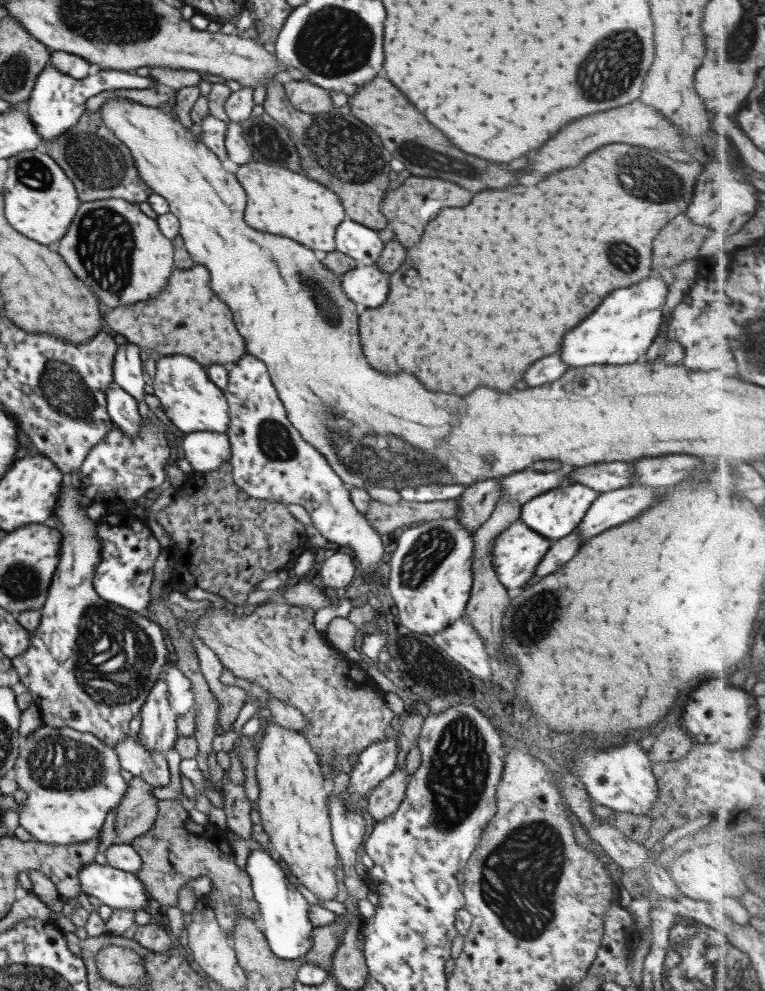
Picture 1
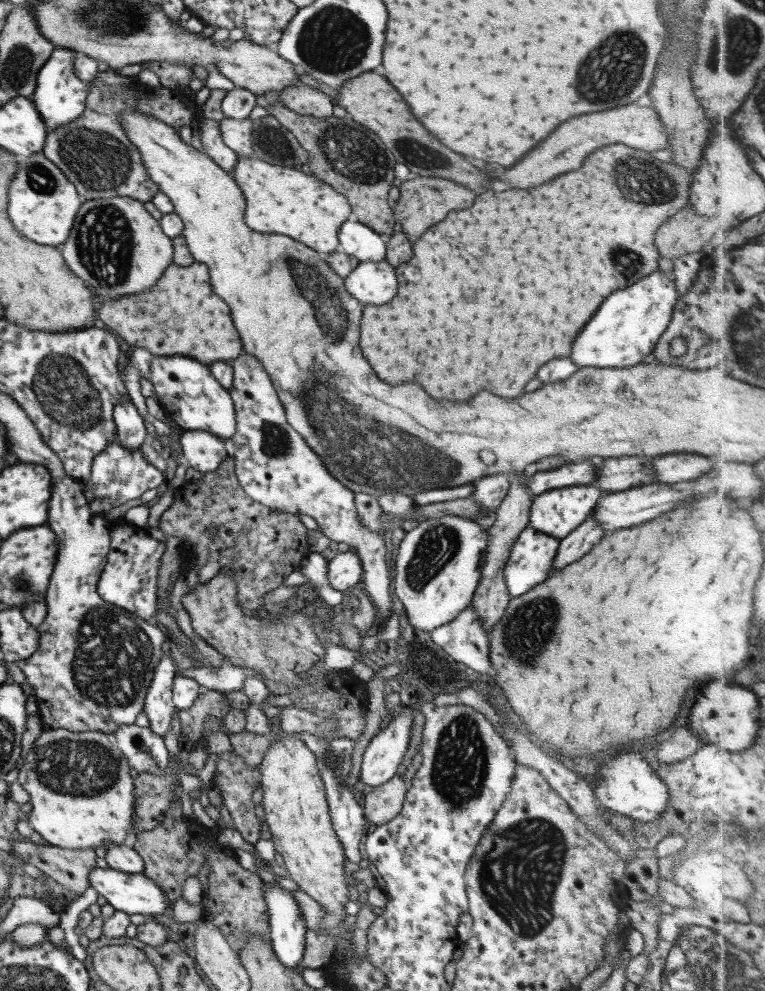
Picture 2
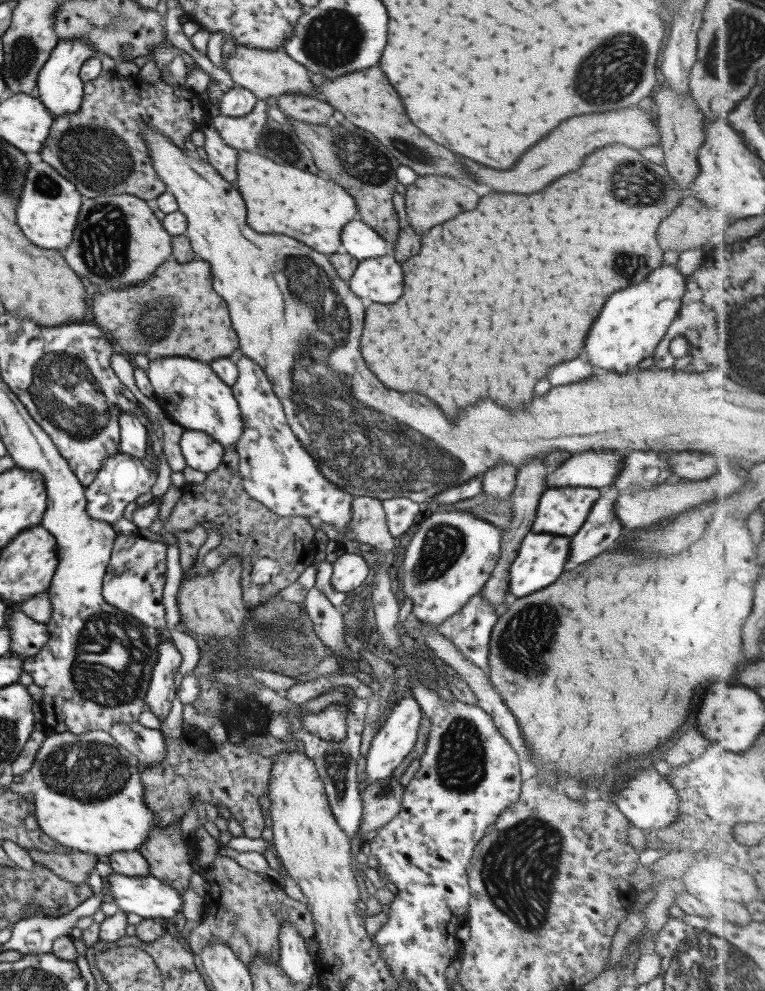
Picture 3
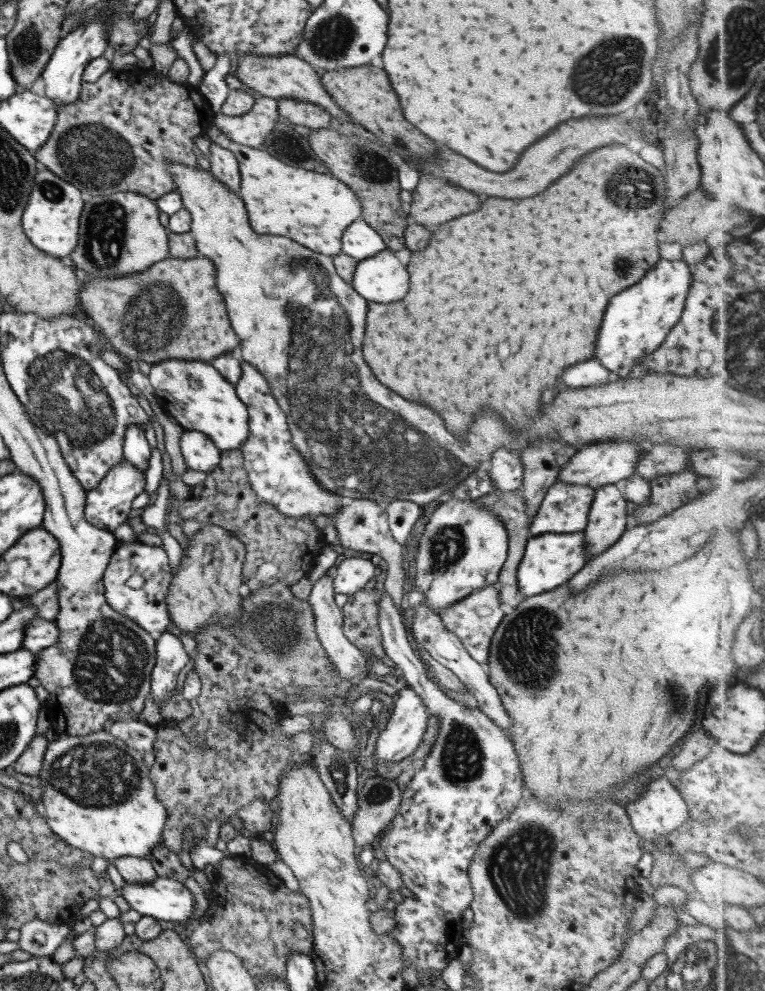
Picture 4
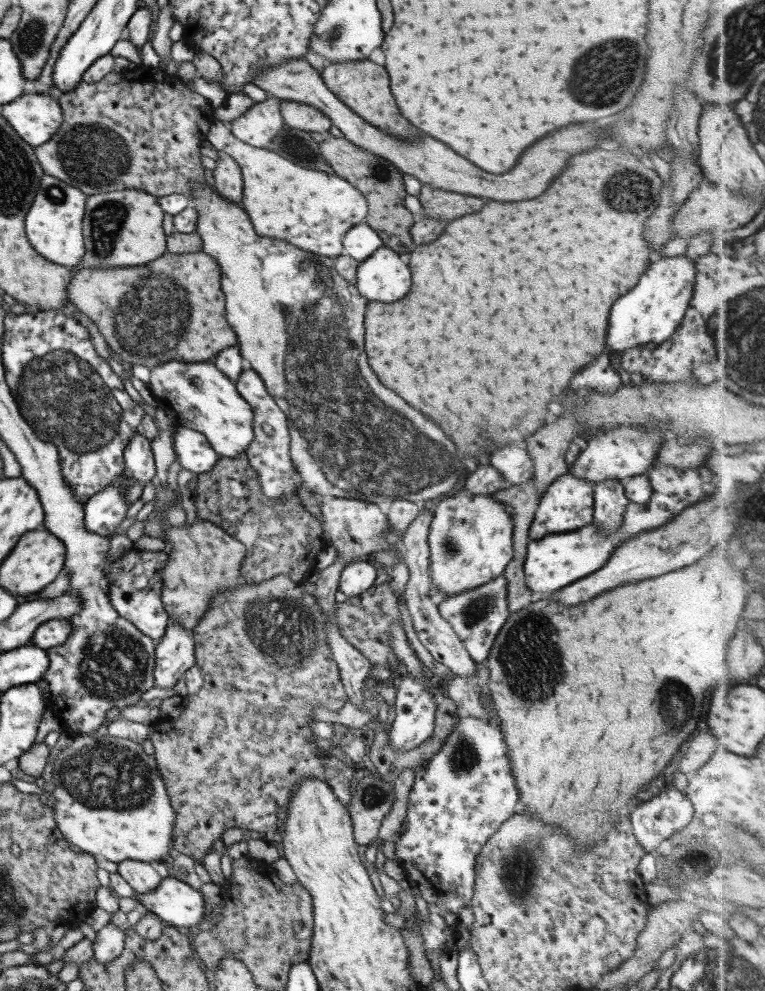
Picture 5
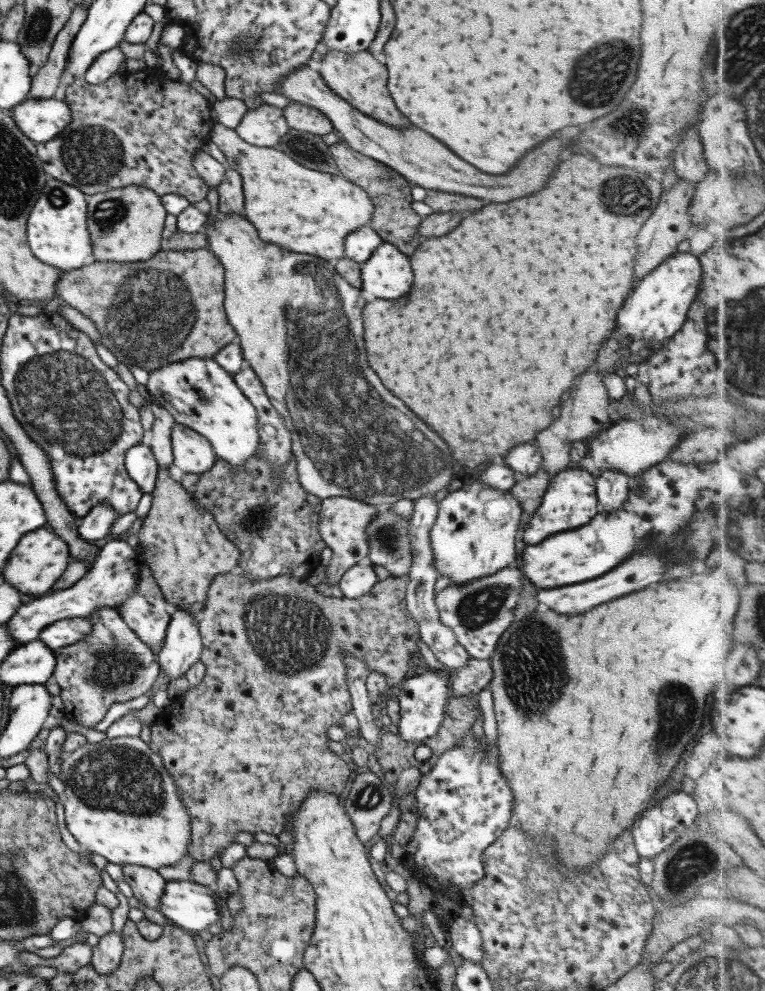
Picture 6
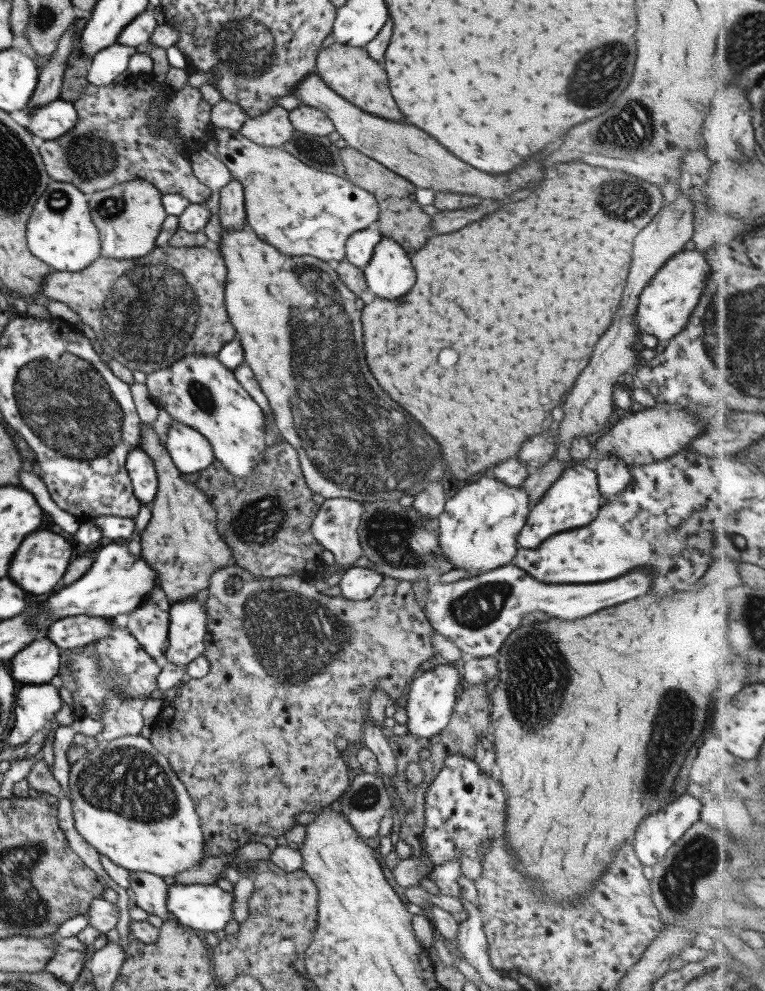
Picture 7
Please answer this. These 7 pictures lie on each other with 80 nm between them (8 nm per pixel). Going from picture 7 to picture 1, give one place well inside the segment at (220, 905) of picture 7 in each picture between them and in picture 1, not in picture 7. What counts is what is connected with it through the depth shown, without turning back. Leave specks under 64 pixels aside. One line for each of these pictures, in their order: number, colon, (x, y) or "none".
1: (117, 889)
2: (132, 894)
3: (150, 898)
4: (166, 899)
5: (173, 901)
6: (193, 907)

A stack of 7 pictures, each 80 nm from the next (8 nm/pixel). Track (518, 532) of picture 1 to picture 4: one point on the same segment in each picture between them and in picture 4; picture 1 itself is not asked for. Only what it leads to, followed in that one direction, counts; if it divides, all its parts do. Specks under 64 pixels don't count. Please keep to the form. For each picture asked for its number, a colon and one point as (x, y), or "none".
2: (532, 556)
3: (541, 559)
4: (550, 560)

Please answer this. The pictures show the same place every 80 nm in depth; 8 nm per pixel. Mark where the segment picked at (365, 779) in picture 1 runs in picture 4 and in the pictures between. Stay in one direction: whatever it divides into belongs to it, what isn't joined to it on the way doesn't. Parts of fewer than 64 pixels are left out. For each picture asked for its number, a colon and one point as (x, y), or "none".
2: (384, 753)
3: (393, 742)
4: (400, 734)

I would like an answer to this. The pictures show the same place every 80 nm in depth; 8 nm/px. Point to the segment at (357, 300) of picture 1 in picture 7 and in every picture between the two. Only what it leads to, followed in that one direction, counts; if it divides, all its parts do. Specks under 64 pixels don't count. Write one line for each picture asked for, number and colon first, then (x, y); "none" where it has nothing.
2: (370, 283)
3: (379, 279)
4: (383, 278)
5: (383, 276)
6: (386, 274)
7: (389, 274)

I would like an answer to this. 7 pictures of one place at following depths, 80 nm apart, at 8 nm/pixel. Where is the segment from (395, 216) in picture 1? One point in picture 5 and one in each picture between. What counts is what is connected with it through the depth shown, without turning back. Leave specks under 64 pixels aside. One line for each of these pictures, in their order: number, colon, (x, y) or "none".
2: (423, 201)
3: (432, 199)
4: (434, 200)
5: (436, 203)

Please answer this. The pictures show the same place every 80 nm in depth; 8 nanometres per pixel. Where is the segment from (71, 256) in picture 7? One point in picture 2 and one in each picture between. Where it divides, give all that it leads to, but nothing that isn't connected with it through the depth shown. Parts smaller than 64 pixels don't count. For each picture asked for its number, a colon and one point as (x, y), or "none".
2: (43, 204)
3: (49, 205)
4: (51, 220)
5: (53, 225)
6: (57, 233)

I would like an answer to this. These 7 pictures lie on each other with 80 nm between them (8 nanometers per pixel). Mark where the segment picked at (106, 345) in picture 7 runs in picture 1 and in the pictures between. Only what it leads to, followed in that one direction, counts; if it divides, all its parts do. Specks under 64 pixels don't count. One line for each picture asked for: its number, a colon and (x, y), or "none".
1: (186, 319)
2: (180, 316)
3: (175, 314)
4: (145, 316)
5: (173, 307)
6: (149, 314)

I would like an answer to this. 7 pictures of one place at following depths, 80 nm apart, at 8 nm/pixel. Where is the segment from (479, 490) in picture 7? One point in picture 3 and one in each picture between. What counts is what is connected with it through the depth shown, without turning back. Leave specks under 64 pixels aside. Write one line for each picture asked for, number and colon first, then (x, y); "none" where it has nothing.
3: (448, 559)
4: (463, 547)
5: (470, 538)
6: (474, 535)

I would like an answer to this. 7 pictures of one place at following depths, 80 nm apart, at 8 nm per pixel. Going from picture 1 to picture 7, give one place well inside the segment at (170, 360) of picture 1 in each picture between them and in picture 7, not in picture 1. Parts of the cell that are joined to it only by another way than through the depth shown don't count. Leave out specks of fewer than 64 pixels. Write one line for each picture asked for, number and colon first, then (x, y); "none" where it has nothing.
2: (190, 396)
3: (188, 390)
4: (194, 392)
5: (196, 395)
6: (198, 393)
7: (198, 390)

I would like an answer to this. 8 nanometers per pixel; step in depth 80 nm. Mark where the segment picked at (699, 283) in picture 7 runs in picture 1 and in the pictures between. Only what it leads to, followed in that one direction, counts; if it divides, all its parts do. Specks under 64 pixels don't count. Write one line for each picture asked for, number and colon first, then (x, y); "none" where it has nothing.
1: (619, 332)
2: (627, 327)
3: (633, 321)
4: (638, 319)
5: (650, 312)
6: (657, 308)

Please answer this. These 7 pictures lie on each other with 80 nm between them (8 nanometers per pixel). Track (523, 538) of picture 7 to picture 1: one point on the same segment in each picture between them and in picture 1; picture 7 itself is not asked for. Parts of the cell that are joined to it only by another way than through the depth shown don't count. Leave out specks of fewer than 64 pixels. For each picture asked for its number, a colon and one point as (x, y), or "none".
1: (556, 513)
2: (557, 512)
3: (561, 511)
4: (565, 508)
5: (567, 505)
6: (570, 501)

